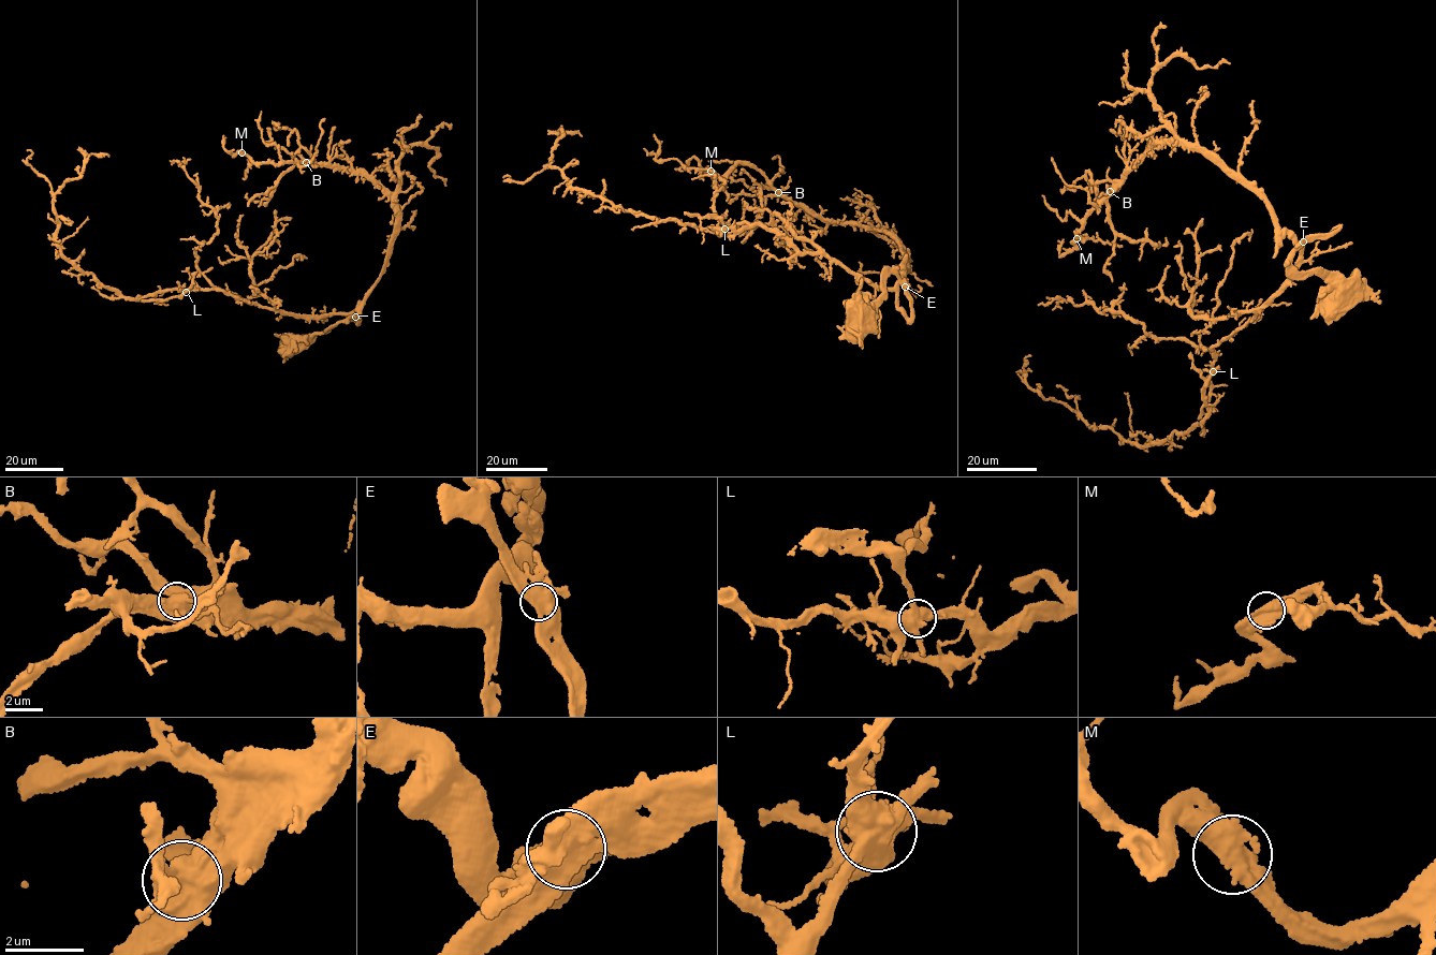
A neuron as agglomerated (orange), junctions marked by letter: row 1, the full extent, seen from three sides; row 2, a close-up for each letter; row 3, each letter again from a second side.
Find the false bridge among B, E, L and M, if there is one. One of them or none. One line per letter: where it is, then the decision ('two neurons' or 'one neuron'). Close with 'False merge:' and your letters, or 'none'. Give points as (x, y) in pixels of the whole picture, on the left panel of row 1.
B: at (306, 162); one neuron
E: at (355, 317); one neuron
L: at (186, 292); two neurons
M: at (242, 152); one neuron
False merge: L

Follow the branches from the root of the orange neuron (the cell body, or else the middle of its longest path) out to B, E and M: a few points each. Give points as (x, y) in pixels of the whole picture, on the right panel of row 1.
B: (1343, 295), (1290, 262), (1305, 240), (1337, 230), (1293, 243), (1263, 197), (1201, 152), (1154, 145), (1110, 191)
E: (1343, 295), (1322, 276), (1294, 269), (1290, 262), (1294, 249), (1303, 241)
M: (1343, 295), (1290, 262), (1305, 240), (1337, 230), (1293, 243), (1263, 197), (1177, 143), (1154, 145), (1076, 238)

